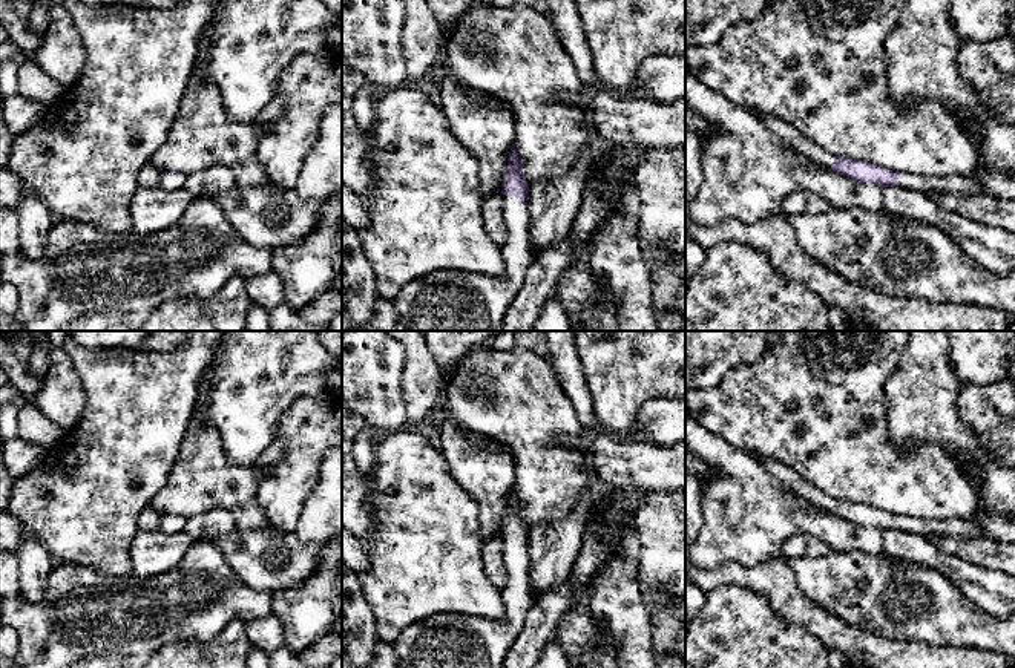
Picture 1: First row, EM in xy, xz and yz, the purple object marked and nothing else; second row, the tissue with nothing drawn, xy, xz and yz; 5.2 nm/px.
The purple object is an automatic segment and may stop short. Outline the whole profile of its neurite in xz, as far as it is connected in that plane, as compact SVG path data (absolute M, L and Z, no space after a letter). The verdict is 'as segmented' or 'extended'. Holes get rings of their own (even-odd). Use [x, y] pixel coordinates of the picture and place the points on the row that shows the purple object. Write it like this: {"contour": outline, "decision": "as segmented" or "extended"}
{"contour": "M512 144L504 176L508 241L501 277L442 270L406 283L393 299L408 331L500 331L534 257L529 239L529 184Z", "decision": "extended"}

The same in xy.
{"contour": "M164 172L161 173L159 188L164 190L178 190L184 188L187 176L178 172Z", "decision": "extended"}

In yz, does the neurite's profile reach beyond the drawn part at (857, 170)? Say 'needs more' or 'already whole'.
needs more

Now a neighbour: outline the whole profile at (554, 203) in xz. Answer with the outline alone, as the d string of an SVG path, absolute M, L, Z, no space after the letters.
M581 147L575 164L561 176L529 185L529 239L532 257L564 237L581 207L589 147Z

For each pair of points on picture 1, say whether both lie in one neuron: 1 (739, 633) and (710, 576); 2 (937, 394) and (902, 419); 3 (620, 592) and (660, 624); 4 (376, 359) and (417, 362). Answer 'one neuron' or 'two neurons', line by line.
1: two neurons
2: one neuron
3: two neurons
4: two neurons

